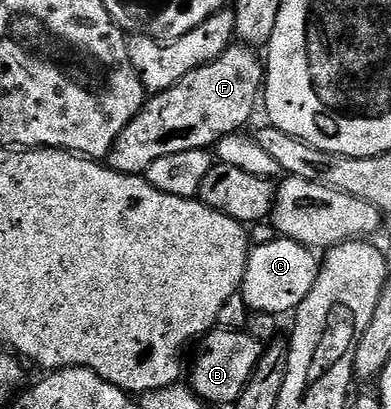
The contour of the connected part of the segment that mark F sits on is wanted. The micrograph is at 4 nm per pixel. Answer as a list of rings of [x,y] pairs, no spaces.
[[[234,43],[214,63],[206,67],[198,67],[198,71],[190,71],[182,83],[174,83],[170,91],[151,94],[145,100],[142,111],[130,121],[126,131],[118,135],[114,147],[109,151],[106,164],[109,169],[119,173],[135,173],[142,175],[155,163],[166,155],[174,155],[178,151],[194,151],[195,149],[211,150],[231,133],[241,132],[244,124],[258,113],[258,102],[262,97],[262,90],[266,80],[266,65],[255,48],[243,43]]]

